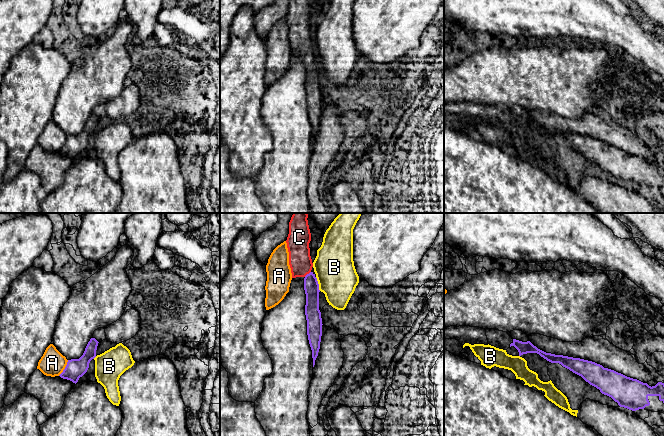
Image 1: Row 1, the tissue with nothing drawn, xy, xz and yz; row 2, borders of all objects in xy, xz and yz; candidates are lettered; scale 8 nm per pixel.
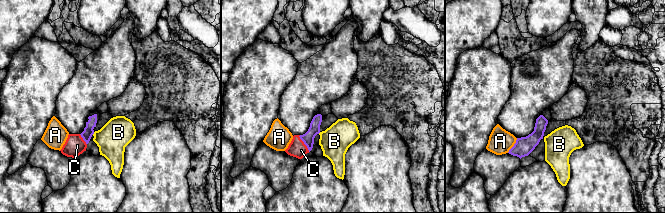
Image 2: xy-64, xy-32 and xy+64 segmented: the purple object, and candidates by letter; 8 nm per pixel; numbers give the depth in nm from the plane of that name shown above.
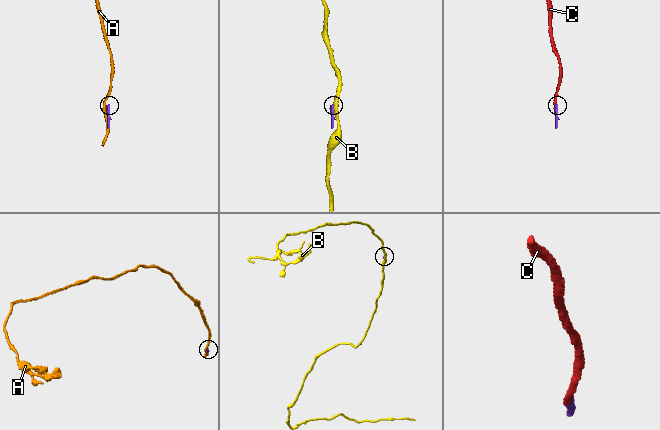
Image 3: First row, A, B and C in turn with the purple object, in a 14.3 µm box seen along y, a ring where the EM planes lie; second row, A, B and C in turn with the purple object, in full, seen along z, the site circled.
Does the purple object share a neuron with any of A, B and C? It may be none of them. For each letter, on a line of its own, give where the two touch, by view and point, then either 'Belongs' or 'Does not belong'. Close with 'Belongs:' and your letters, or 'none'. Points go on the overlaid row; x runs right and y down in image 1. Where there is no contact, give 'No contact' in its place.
A: Touches purple at xy (65, 368). Does not belong
B: Touches purple at xz (318, 284). Does not belong
C: Touches purple at xz (307, 274). Belongs
Belongs: C

